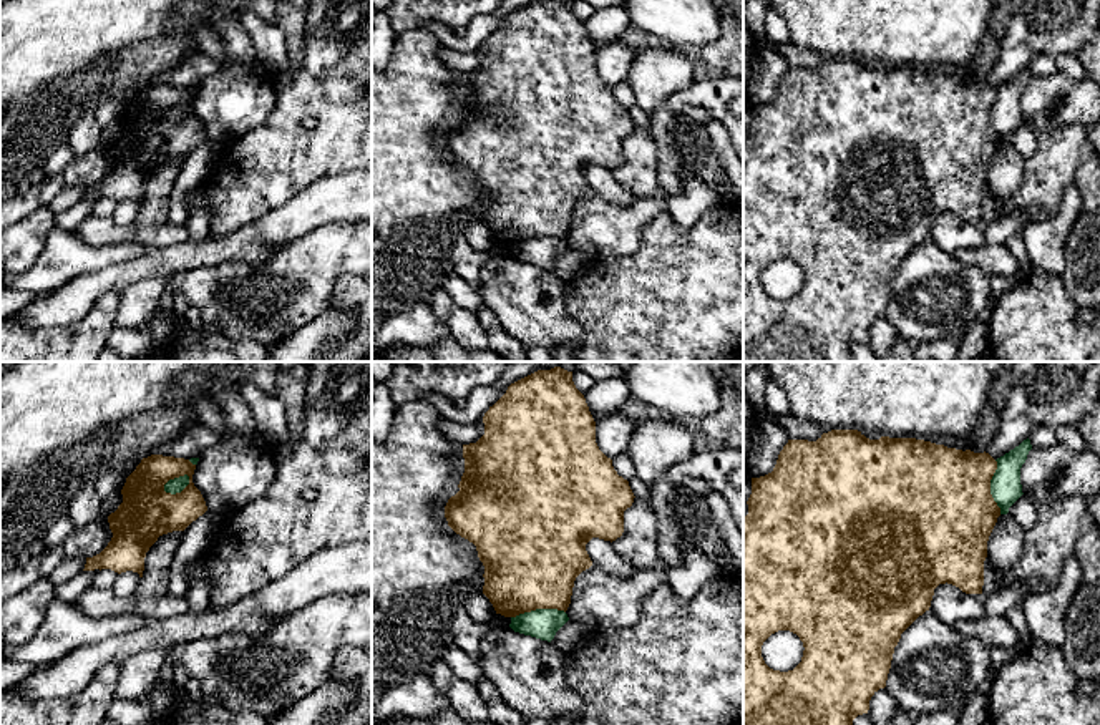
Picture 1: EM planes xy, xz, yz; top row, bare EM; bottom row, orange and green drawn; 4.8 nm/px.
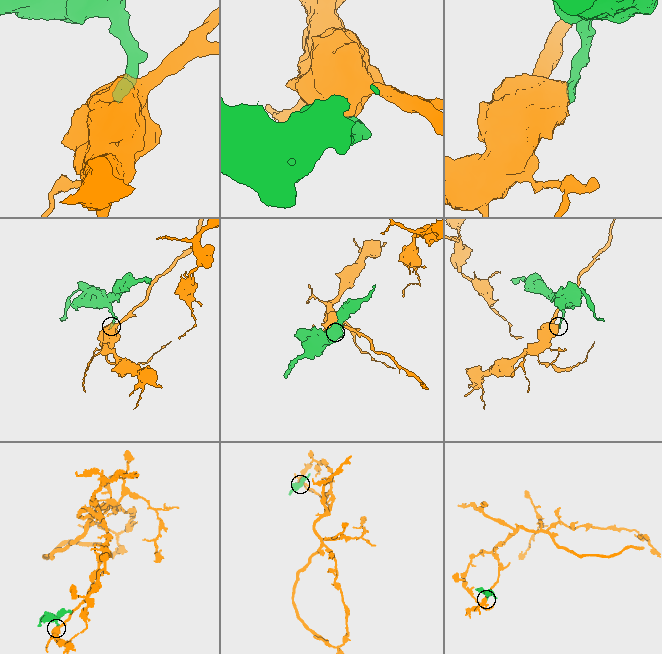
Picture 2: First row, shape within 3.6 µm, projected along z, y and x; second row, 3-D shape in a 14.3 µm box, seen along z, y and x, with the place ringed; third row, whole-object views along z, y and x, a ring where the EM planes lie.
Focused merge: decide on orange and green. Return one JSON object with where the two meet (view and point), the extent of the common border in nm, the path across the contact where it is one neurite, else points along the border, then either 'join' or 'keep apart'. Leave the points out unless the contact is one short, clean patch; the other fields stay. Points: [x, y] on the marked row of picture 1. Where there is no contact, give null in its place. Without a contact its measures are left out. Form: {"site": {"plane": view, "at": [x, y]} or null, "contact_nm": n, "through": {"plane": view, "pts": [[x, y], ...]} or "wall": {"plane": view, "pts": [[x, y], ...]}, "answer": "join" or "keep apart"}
{"site": {"plane": "xy", "at": [175, 476]}, "contact_nm": 150, "wall": {"plane": "xy", "pts": [[189, 476], [175, 476], [163, 490]]}, "answer": "keep apart"}

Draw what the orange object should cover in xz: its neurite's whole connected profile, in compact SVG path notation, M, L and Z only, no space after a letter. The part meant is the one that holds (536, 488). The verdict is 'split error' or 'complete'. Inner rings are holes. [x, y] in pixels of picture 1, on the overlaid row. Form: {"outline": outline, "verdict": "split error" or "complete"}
{"outline": "M561 367L551 370L538 370L514 383L511 383L506 393L493 405L483 416L484 435L470 445L463 445L465 473L458 484L460 491L451 496L445 506L445 518L448 526L476 546L478 557L484 566L484 586L483 594L493 604L496 614L504 617L516 617L536 609L557 609L567 611L571 604L572 587L576 577L592 566L592 561L586 551L586 544L592 538L604 541L616 541L624 533L624 511L632 506L634 493L629 481L617 474L612 466L612 460L607 458L596 443L596 421L589 411L584 395L576 388L572 382L572 372Z", "verdict": "complete"}

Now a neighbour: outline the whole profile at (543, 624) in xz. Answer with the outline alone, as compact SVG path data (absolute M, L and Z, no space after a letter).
M536 609L511 617L509 627L514 632L551 642L556 632L569 620L564 611Z

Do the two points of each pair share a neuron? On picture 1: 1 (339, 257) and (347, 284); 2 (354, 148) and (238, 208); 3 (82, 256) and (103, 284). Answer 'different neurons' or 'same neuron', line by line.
1: different neurons
2: same neuron
3: different neurons

